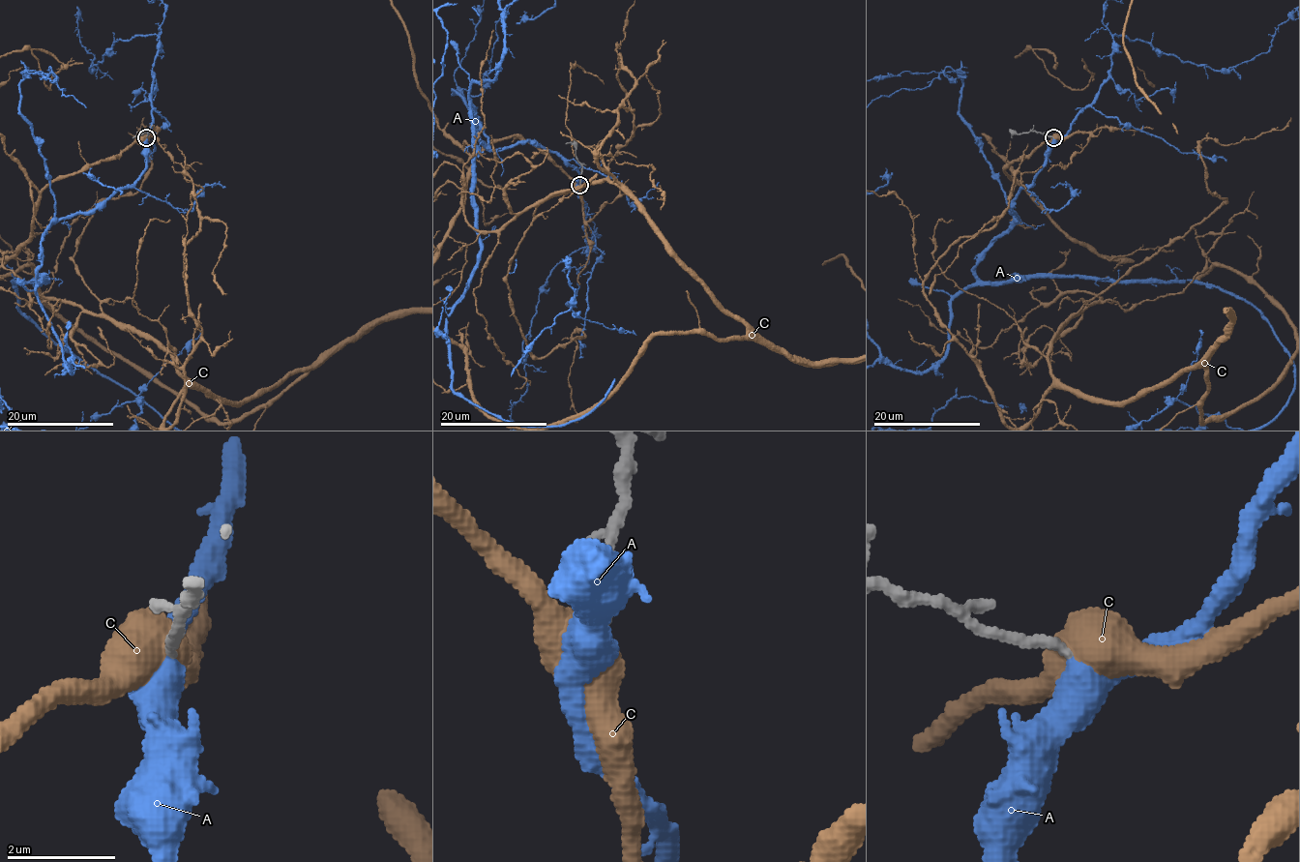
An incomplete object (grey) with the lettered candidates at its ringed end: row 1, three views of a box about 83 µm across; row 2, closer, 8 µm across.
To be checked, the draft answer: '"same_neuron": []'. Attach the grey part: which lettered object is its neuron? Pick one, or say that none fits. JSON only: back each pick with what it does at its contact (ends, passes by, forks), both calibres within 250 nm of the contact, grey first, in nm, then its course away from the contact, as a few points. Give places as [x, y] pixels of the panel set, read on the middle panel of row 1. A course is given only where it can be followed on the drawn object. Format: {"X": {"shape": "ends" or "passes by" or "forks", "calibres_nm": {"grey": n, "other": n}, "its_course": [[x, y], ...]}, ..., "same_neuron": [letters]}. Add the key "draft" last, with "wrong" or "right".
{"A": {"shape": "passes by", "calibres_nm": {"grey": 200, "other": 360}}, "same_neuron": ["A"], "draft": "wrong"}

